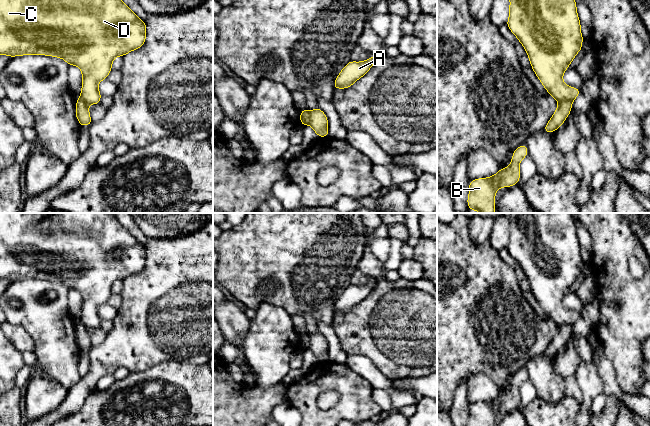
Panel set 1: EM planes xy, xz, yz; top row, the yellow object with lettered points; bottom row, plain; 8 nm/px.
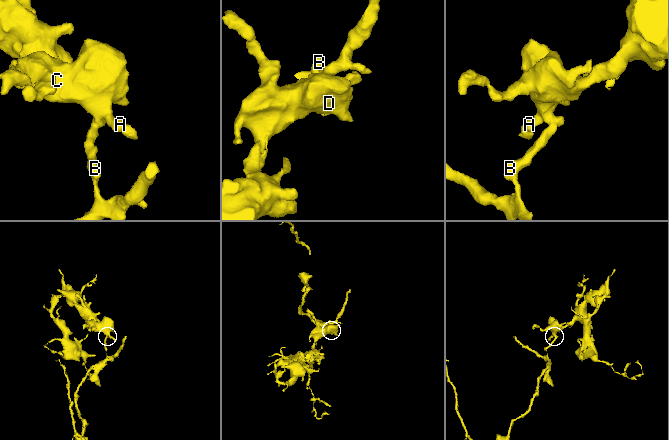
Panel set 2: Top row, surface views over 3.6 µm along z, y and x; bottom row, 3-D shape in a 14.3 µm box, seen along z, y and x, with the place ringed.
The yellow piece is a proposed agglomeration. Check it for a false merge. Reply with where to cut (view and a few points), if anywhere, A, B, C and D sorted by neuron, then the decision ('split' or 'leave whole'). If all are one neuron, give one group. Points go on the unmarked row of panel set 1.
xz (309, 334), (309, 346), (307, 348) | A C D / B | split

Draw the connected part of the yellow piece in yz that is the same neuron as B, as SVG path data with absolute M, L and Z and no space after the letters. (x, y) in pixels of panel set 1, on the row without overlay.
M524 367L516 372L509 390L486 402L478 402L469 405L469 419L467 426L495 426L498 413L512 411L520 404L520 385L528 380L528 372Z

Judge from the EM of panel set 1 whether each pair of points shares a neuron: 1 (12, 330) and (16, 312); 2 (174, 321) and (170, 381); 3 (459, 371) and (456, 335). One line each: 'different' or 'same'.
1: different
2: different
3: same

